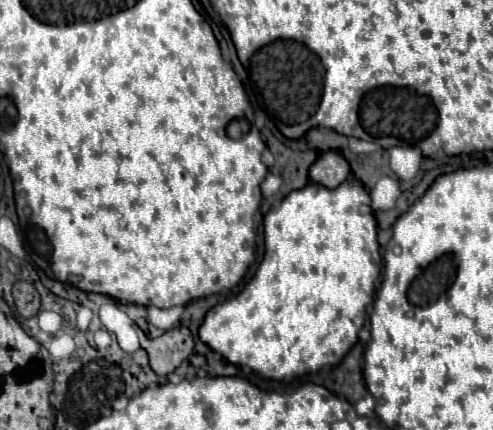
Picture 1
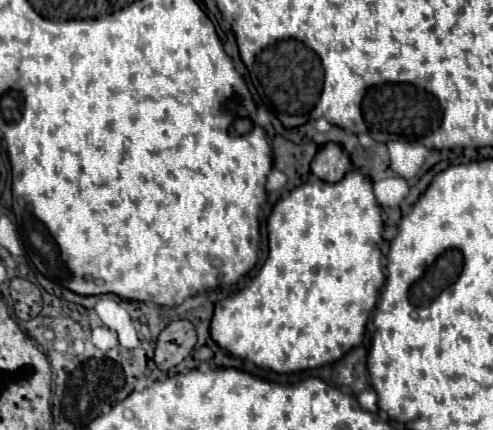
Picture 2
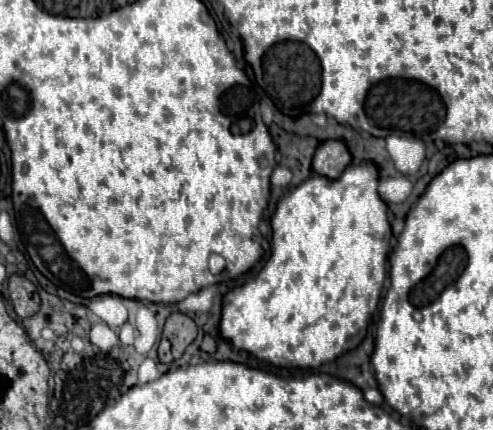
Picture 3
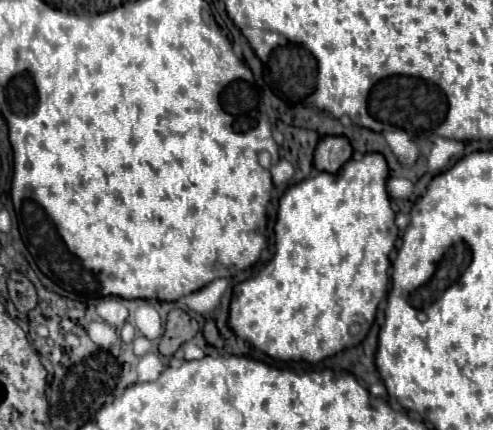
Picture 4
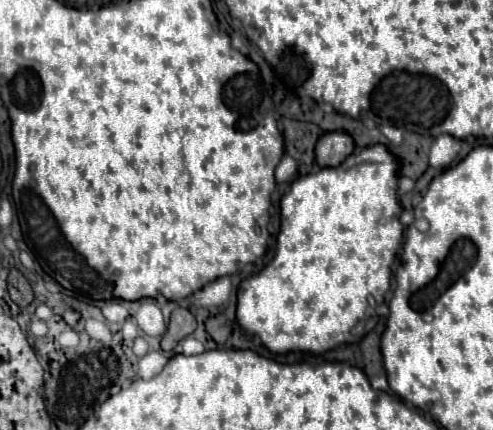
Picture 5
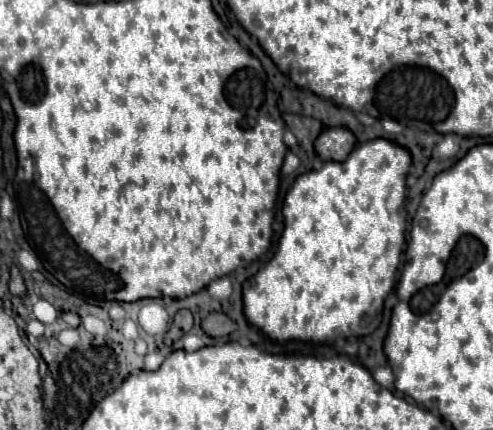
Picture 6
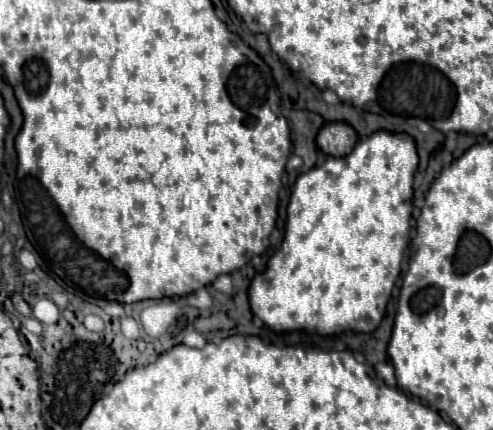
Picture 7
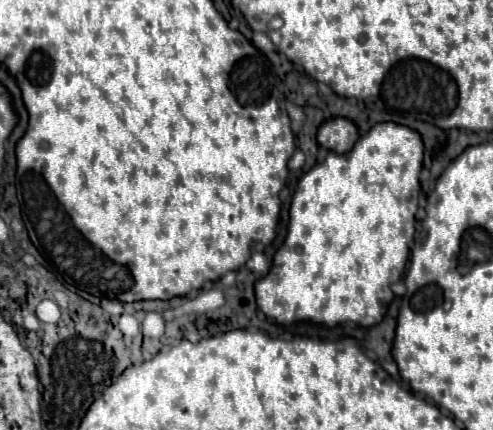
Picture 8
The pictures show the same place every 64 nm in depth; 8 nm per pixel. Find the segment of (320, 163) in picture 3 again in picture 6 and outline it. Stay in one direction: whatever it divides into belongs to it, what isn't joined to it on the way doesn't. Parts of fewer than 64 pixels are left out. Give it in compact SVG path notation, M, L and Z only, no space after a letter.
M326 128L314 142L316 154L322 162L344 162L354 146L356 138L348 128Z

